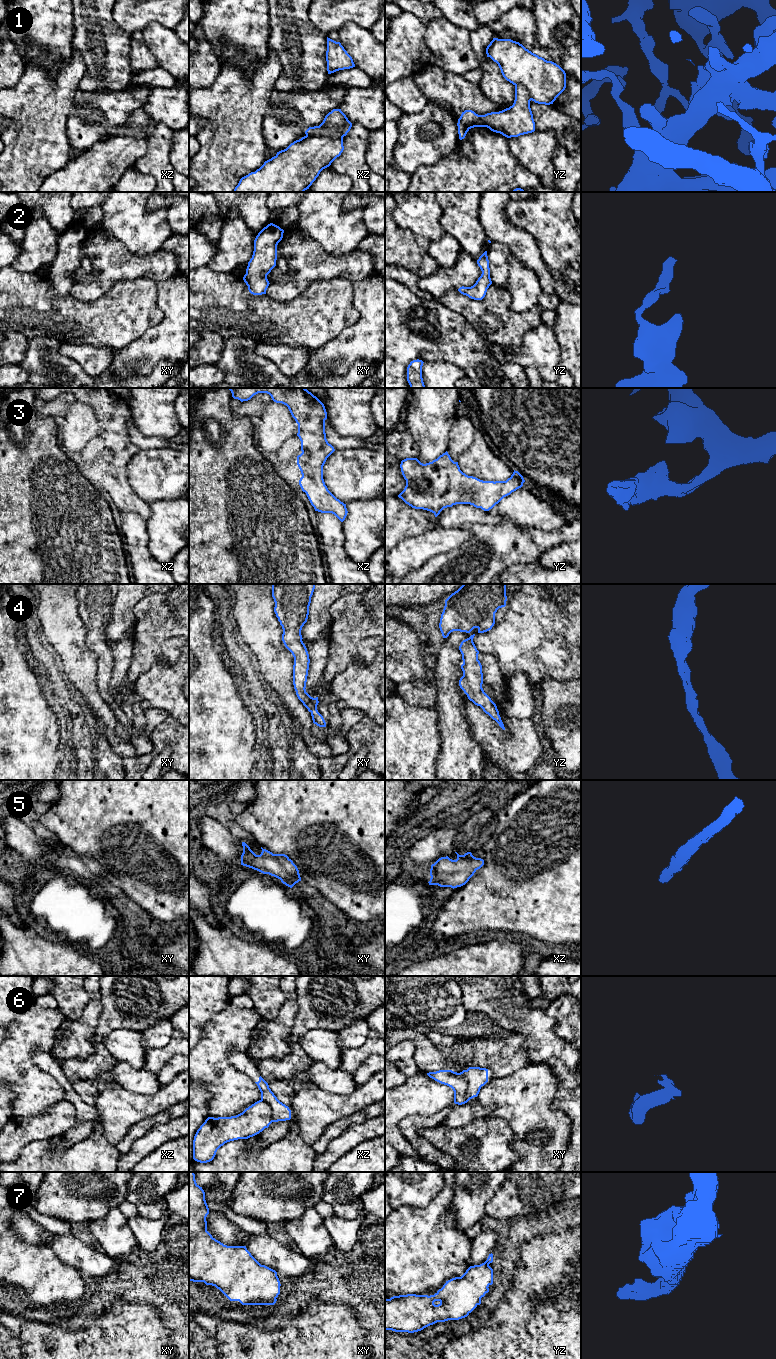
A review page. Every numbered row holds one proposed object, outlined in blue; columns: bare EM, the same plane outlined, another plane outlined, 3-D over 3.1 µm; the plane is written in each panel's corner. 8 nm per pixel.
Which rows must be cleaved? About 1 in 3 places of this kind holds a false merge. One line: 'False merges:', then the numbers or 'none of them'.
False merges: 1, 6

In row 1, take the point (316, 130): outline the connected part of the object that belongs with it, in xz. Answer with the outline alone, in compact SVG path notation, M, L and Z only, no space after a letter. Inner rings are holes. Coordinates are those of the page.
M348 122L342 129L328 129L321 126L309 127L306 131L306 135L324 135L330 137L344 137L350 131L352 123Z

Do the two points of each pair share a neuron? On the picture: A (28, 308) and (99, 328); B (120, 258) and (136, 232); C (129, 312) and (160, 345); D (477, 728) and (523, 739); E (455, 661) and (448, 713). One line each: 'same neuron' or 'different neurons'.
A: same neuron
B: different neurons
C: different neurons
D: same neuron
E: same neuron

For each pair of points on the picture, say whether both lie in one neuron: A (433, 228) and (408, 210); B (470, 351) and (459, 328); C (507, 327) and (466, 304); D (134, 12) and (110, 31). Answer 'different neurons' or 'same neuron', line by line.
A: same neuron
B: same neuron
C: same neuron
D: different neurons

